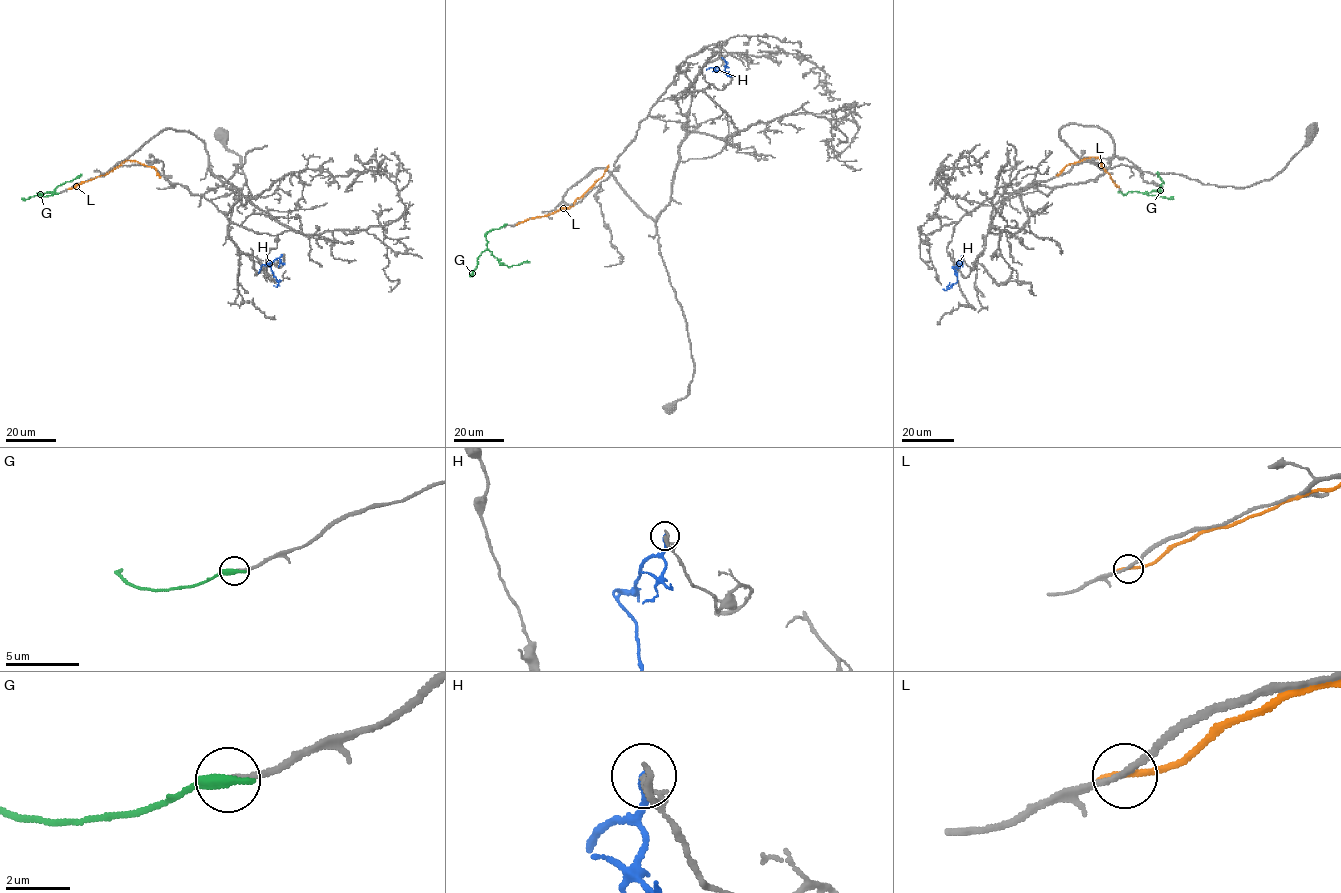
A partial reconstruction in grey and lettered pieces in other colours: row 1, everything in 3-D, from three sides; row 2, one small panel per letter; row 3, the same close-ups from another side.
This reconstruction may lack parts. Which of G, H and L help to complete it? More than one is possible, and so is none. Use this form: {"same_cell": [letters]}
{"same_cell": []}

